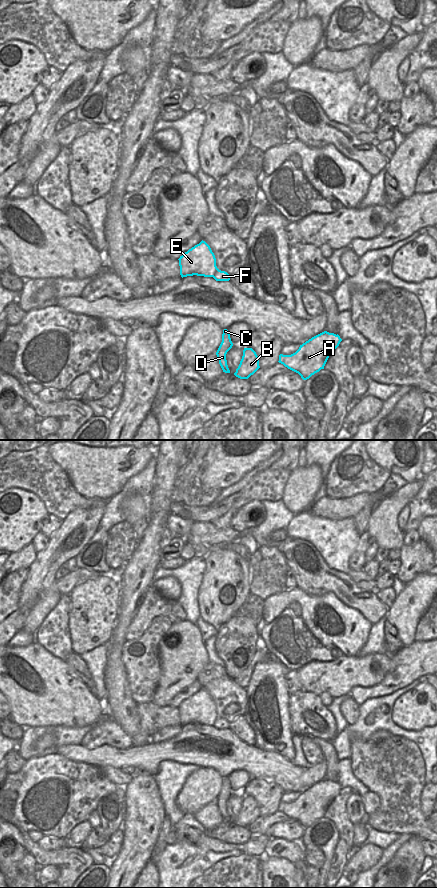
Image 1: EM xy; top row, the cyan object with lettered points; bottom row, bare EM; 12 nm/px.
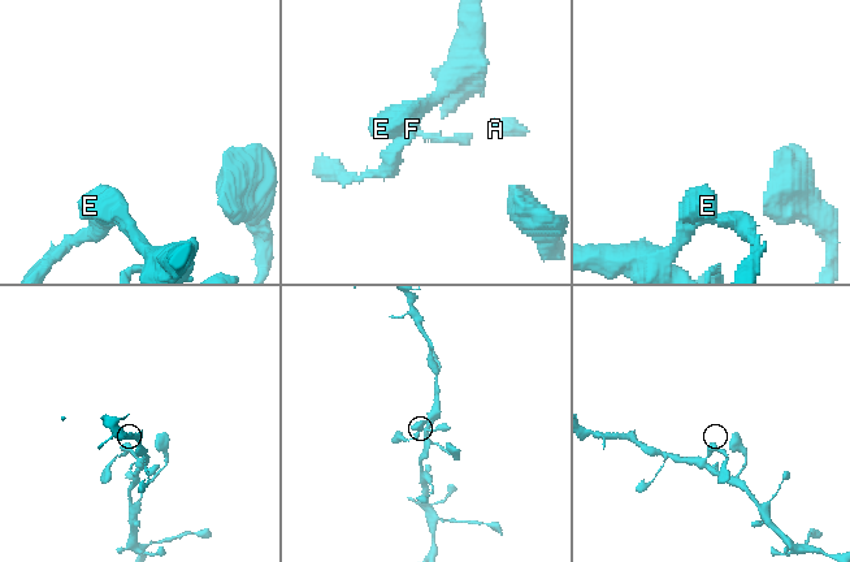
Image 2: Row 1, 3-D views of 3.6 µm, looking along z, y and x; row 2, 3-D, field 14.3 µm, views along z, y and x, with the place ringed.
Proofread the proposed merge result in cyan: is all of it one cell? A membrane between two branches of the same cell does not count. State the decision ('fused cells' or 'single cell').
single cell

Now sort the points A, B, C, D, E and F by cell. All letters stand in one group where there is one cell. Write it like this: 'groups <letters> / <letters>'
groups A B C D E F

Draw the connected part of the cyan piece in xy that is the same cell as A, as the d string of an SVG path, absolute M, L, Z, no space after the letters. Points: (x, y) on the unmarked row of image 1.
M324 779L302 793L291 803L279 803L279 811L298 821L303 828L324 817L332 800L339 794L342 787L334 781Z

